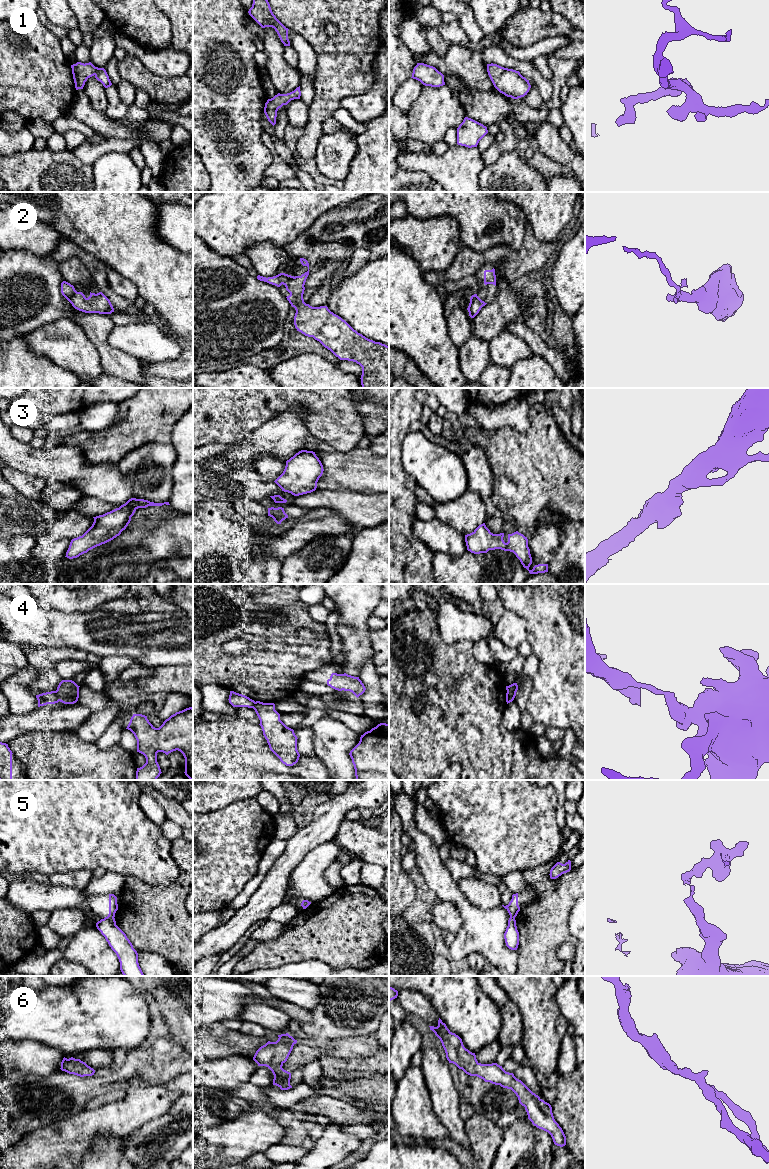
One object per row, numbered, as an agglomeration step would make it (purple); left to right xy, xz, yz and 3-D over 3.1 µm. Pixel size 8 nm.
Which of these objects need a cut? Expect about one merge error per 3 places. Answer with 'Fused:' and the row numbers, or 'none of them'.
Fused: 4, 5

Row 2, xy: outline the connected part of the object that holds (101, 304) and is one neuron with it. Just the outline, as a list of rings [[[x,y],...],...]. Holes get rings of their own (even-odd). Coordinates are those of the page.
[[[63,281],[61,283],[62,295],[72,306],[85,313],[111,314],[114,308],[110,300],[102,293],[91,293],[88,298],[82,292],[77,292],[73,285]]]

